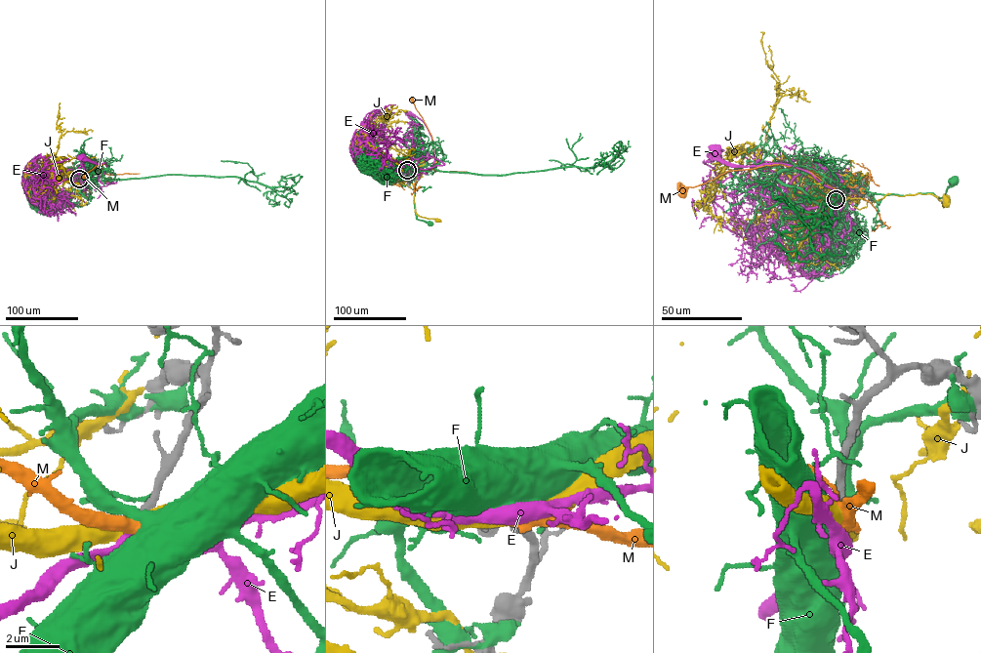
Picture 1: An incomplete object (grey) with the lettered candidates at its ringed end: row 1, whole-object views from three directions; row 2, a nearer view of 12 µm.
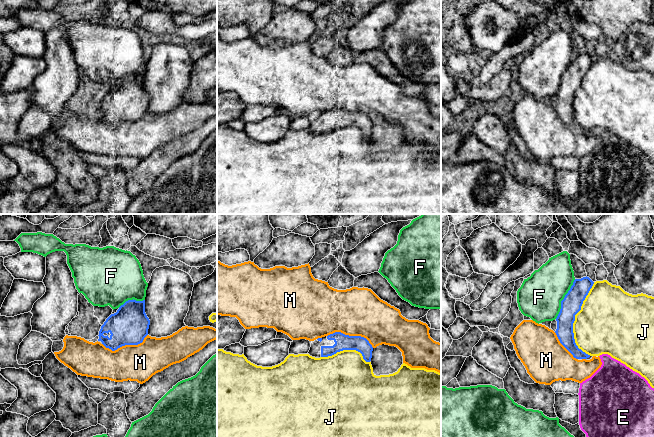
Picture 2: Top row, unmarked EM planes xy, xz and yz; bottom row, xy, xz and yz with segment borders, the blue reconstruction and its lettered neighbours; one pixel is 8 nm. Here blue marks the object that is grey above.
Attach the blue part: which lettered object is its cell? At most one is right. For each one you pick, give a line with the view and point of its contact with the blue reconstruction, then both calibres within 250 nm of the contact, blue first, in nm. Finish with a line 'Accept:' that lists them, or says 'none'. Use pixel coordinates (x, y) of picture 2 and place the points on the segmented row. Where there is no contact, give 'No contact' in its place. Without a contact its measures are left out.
E: No contact
Accept: E

